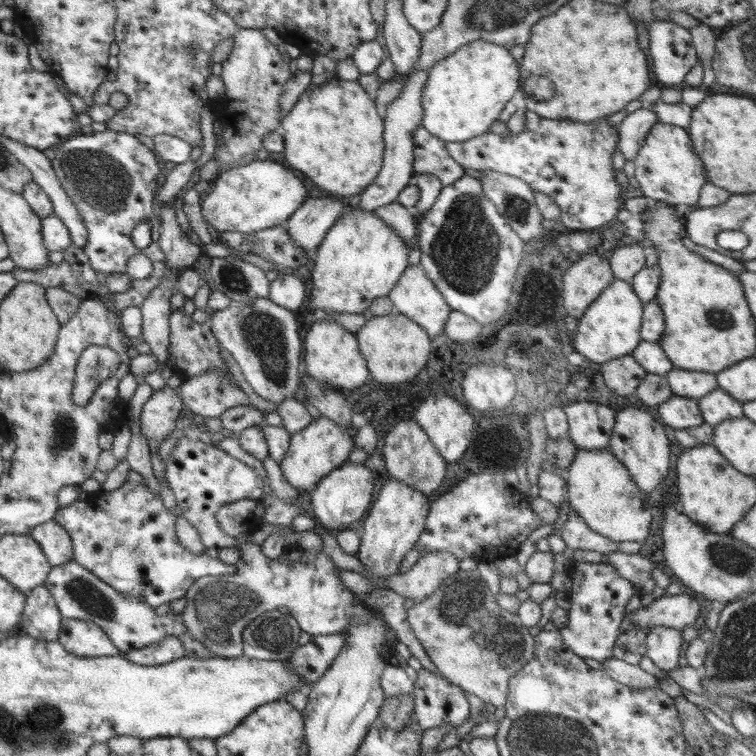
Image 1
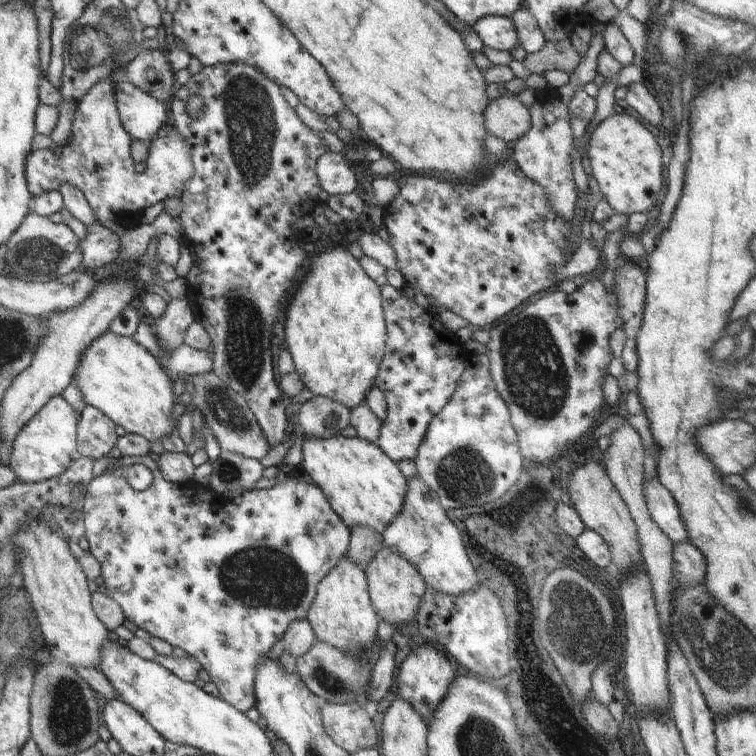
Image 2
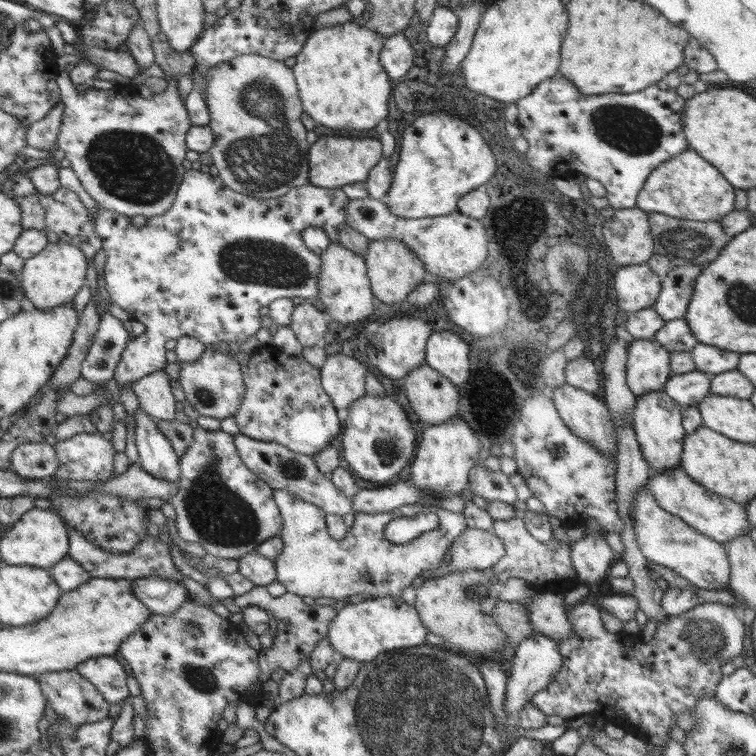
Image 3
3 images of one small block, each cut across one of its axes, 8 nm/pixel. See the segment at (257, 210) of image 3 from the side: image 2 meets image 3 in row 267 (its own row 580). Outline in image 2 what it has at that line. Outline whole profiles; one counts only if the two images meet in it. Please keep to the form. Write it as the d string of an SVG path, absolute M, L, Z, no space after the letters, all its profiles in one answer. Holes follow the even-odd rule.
M147 456L118 457L118 470L108 472L94 478L88 484L88 492L84 497L84 526L85 537L89 542L90 551L101 566L101 576L104 578L106 594L118 603L123 615L134 622L138 628L146 630L148 634L165 640L174 648L186 650L188 655L194 656L202 668L210 675L210 680L218 688L220 698L240 712L250 710L256 704L254 692L254 672L258 662L270 652L270 648L283 637L290 622L298 618L306 618L309 608L316 598L318 583L344 558L349 551L350 531L347 524L332 510L328 500L320 488L300 482L296 478L281 475L281 480L272 488L254 489L241 494L242 503L236 505L229 496L217 495L210 488L203 493L196 491L195 484L174 484L164 480L158 465ZM133 464L144 464L151 470L154 479L152 484L143 491L137 491L126 481L125 474L120 468L128 468Z

